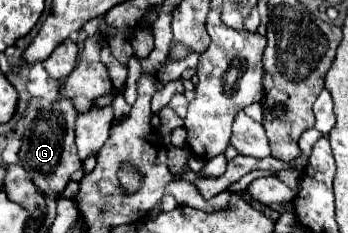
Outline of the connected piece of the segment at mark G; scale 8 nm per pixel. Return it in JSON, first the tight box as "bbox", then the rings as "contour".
{"bbox":[19,98,83,194],"contour":[[[57,98],[47,110],[39,110],[35,118],[31,120],[31,124],[25,128],[19,158],[21,158],[21,166],[35,180],[41,192],[55,190],[59,194],[67,186],[69,176],[83,166],[77,156],[77,146],[75,146],[77,116],[79,112],[75,110],[69,98]]]}

